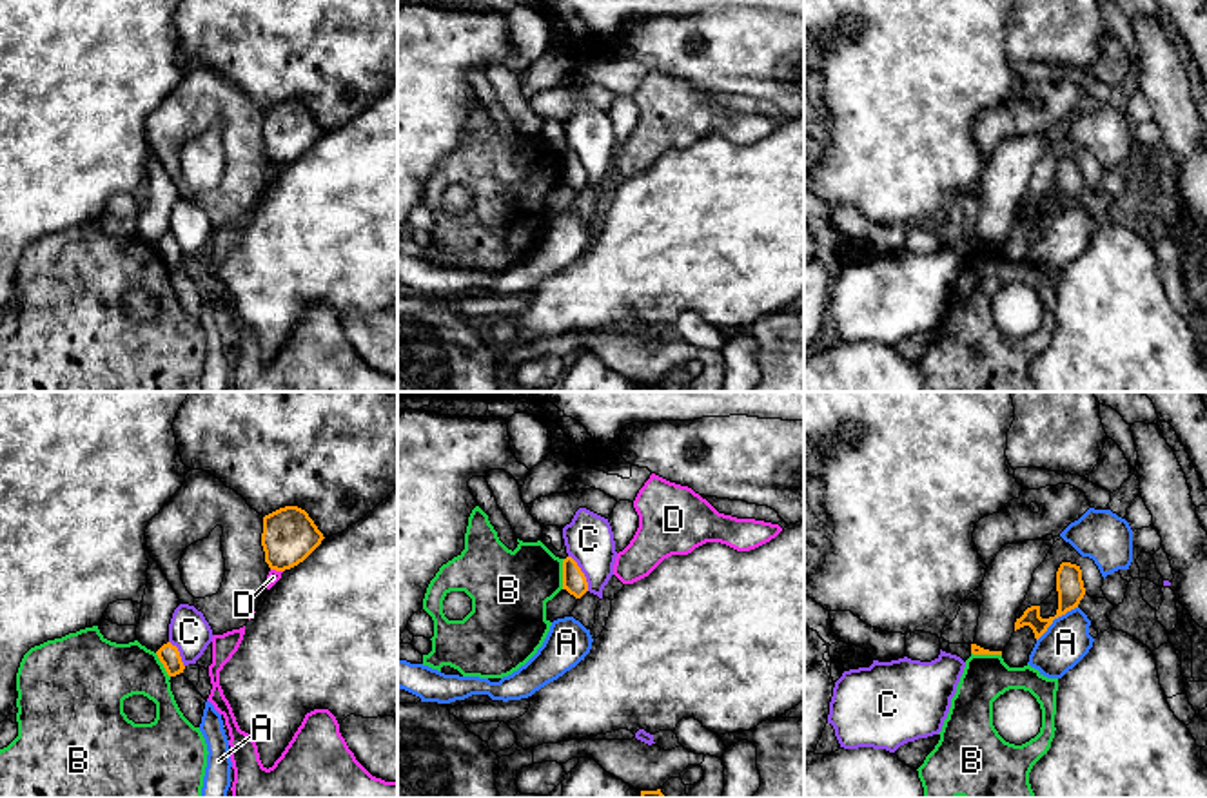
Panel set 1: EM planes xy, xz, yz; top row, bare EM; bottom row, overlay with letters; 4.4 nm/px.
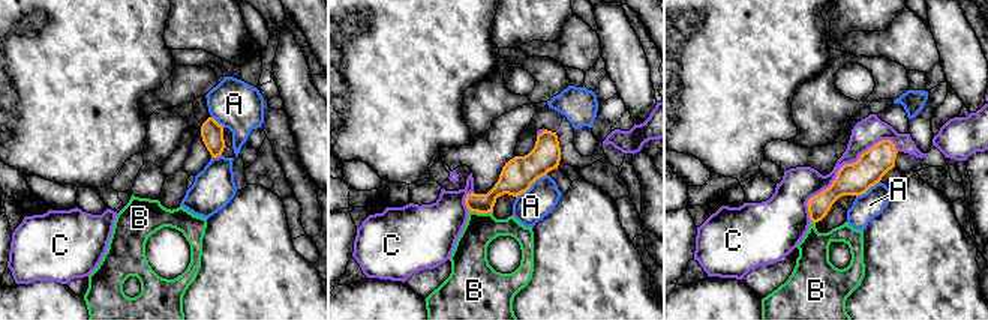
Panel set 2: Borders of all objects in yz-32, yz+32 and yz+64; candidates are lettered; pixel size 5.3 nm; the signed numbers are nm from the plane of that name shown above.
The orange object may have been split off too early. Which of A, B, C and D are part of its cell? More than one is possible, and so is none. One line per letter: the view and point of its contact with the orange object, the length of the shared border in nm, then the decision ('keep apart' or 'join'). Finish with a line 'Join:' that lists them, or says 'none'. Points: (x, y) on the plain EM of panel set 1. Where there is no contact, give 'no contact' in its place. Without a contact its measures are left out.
A: meets orange in yz at (1055, 211); contact 240 nm long; keep apart
B: meets orange in xz at (563, 167); contact 140 nm long; keep apart
C: meets orange in xz at (583, 167); contact 180 nm long; keep apart
D: meets orange in xy at (276, 164); contact 60 nm long; keep apart
Join: none

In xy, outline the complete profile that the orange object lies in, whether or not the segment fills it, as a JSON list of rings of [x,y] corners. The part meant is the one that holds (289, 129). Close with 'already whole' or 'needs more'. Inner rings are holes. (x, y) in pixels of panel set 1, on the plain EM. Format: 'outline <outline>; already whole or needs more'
outline [[[285,100],[263,111],[261,140],[270,163],[298,160],[323,132],[309,107],[298,100]]]; already whole

